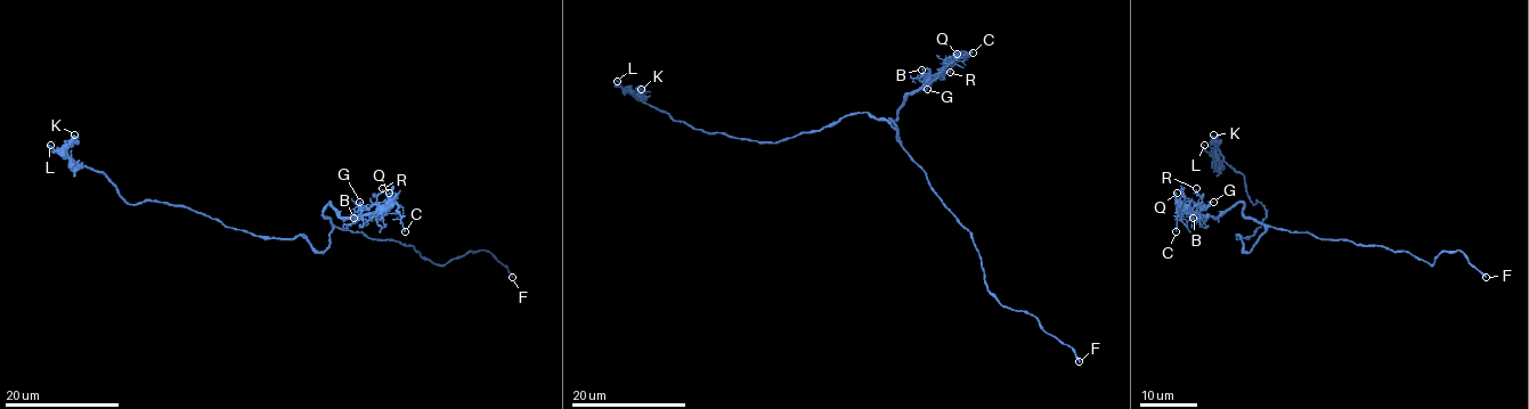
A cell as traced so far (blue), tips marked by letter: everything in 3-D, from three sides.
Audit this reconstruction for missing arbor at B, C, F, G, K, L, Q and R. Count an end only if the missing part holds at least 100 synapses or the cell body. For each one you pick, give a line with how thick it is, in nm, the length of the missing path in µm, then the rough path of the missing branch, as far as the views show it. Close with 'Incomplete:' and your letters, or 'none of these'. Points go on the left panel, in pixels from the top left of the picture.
F: Thickness 220 nm. Missing length about 15 µm. Course of what is missing: (512, 277), (519, 286), (513, 316), (518, 320), (534, 321), (541, 328)
Incomplete: F

